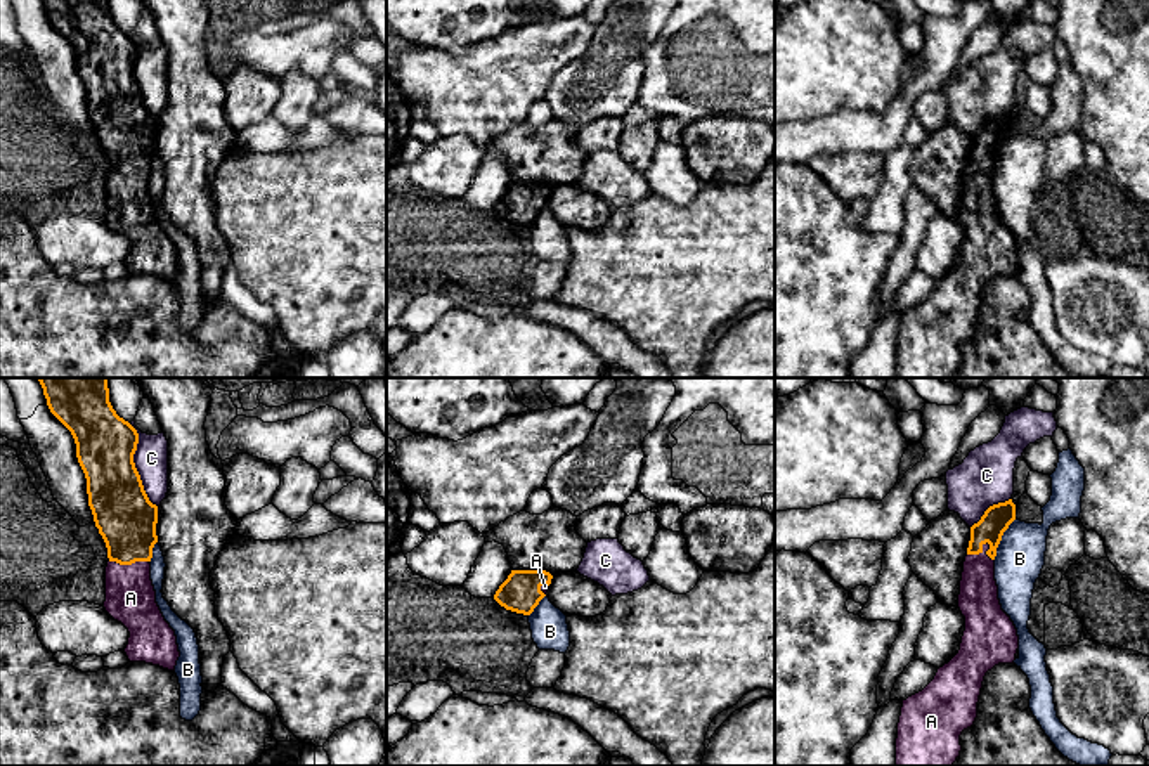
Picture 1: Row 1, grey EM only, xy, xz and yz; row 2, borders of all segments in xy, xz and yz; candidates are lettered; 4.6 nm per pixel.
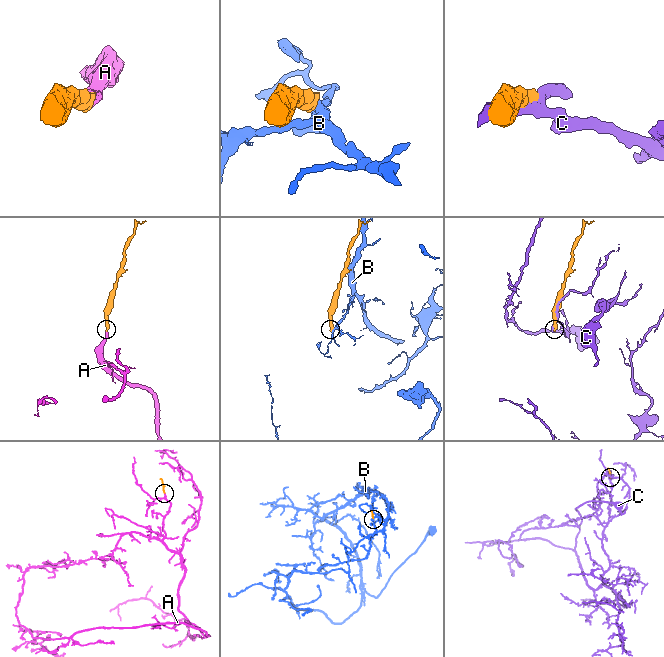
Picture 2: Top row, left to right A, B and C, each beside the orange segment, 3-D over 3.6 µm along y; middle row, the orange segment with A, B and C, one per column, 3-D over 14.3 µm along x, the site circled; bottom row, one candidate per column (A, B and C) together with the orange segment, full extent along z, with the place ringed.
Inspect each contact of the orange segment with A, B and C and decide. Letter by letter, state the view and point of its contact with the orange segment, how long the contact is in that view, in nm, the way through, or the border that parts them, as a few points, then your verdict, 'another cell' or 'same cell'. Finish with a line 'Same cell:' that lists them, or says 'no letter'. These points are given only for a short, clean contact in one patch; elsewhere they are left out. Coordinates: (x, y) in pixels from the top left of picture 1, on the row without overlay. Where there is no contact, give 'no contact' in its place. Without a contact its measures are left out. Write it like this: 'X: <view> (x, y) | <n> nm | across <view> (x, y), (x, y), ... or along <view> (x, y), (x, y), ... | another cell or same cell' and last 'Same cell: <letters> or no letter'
A: yz (981, 163) | 130 nm | across yz (997, 130), (985, 148), (981, 163), (978, 212) | same cell
B: yz (1000, 151) | 220 nm | along yz (1016, 130), (1004, 144), (993, 170) | another cell
C: xy (134, 77) | 420 nm | another cell
Same cell: A

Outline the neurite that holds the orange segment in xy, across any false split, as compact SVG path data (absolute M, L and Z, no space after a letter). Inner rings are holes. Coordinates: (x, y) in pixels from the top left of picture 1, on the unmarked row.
M43 0L43 7L50 24L71 43L76 55L76 69L87 90L88 118L107 159L104 220L130 244L125 265L130 274L175 282L180 269L177 248L156 215L151 192L158 118L149 113L133 75L139 45L113 21L109 0Z

